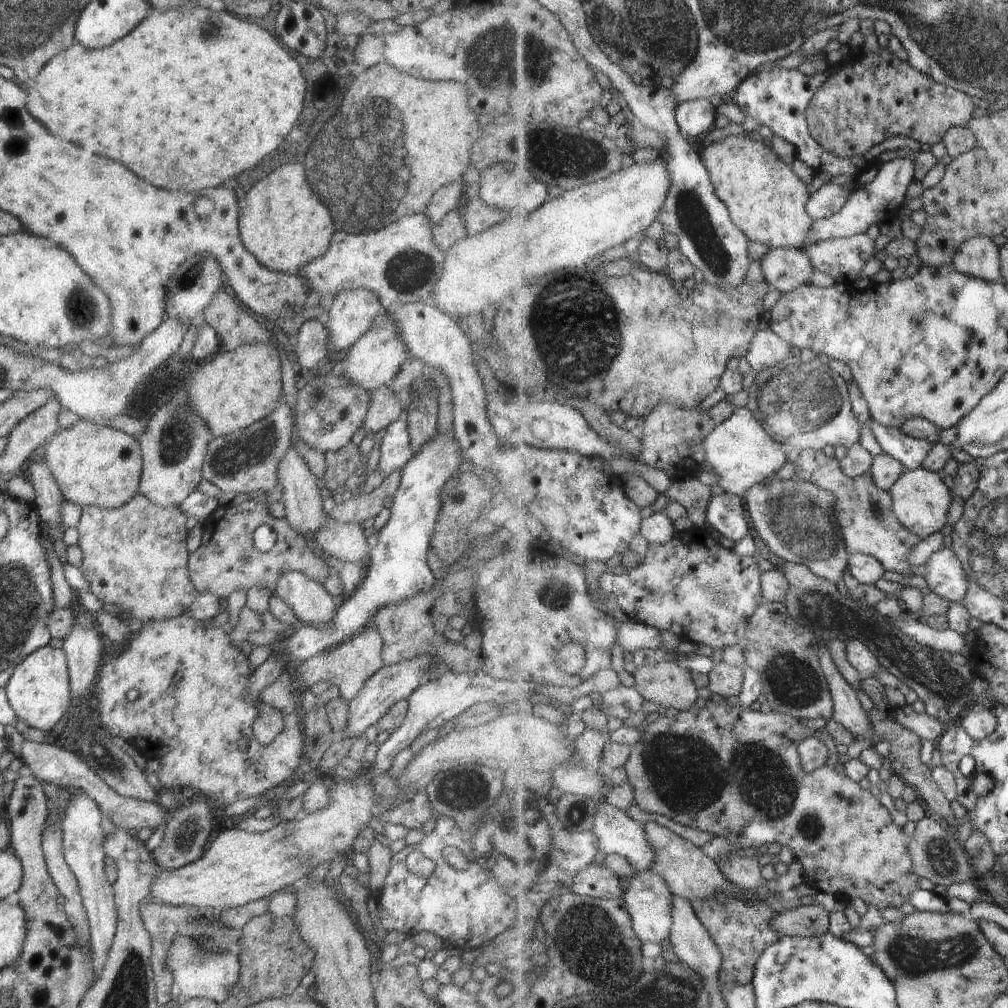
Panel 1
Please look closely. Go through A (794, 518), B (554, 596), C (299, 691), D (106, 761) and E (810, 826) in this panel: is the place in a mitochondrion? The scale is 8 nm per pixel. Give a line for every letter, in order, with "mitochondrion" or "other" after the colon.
A: mitochondrion
B: mitochondrion
C: other
D: mitochondrion
E: mitochondrion

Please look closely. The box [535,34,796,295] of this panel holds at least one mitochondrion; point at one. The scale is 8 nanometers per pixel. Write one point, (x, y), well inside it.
(696, 219)

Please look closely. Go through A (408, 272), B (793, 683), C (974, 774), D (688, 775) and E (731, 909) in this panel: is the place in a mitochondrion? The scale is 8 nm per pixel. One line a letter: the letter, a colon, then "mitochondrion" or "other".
A: mitochondrion
B: mitochondrion
C: other
D: mitochondrion
E: mitochondrion

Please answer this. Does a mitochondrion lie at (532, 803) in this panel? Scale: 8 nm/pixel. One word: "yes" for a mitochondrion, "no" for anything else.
no

